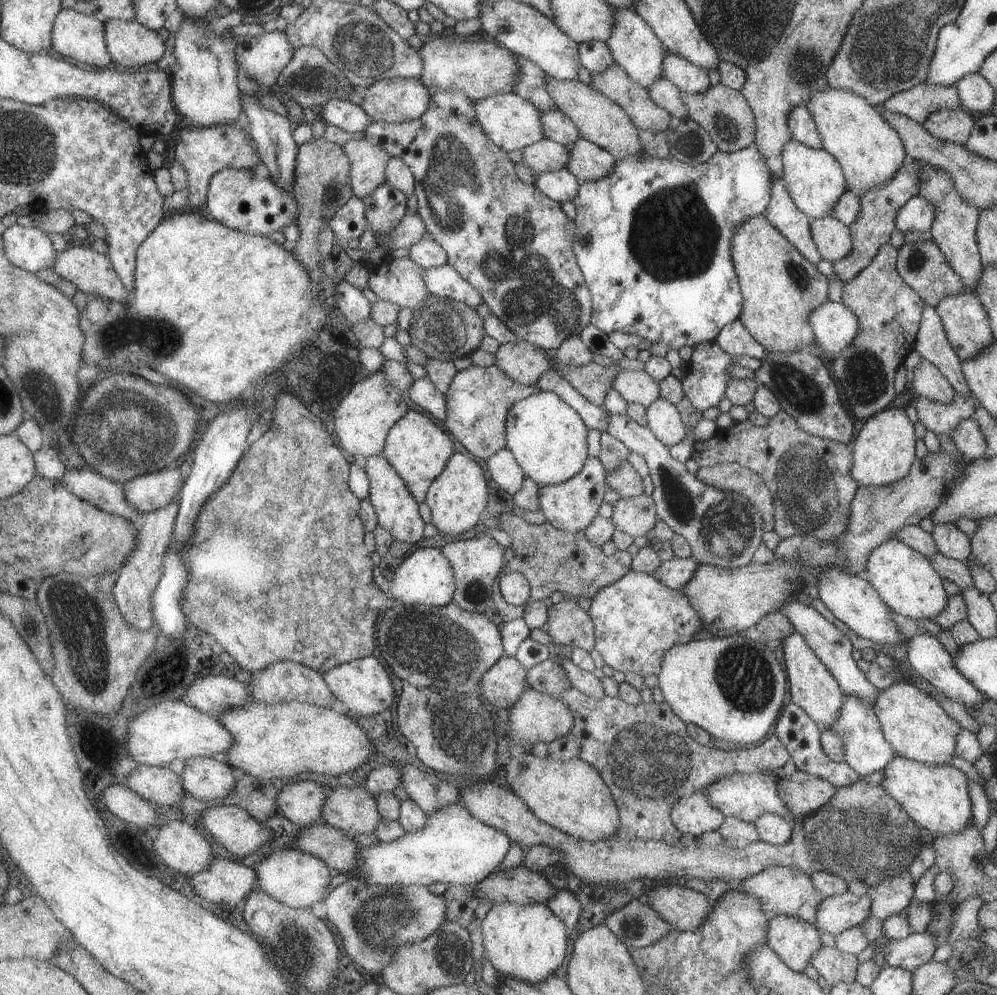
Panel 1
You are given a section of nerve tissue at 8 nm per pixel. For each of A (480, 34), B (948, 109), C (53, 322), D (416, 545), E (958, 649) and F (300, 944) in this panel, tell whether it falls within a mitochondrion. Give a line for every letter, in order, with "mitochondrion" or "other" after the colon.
A: other
B: other
C: other
D: other
E: other
F: mitochondrion

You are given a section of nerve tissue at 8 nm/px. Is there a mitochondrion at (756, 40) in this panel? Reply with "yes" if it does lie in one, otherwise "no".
yes

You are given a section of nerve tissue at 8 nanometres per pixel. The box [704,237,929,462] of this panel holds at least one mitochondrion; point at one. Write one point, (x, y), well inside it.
(802, 392)

